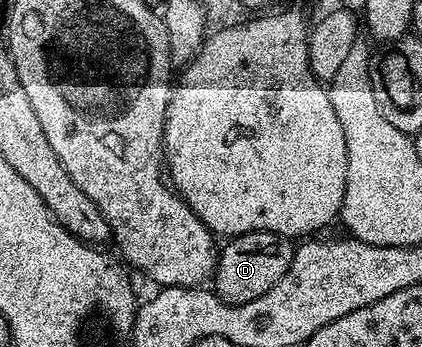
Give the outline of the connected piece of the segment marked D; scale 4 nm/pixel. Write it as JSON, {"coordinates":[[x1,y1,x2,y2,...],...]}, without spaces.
{"coordinates":[[255,230,249,234,235,235,225,241,219,251,214,271,214,293,226,304,241,306,250,304,250,300,258,300,258,296,266,296,292,263,293,243,282,234,271,234,265,230]]}

